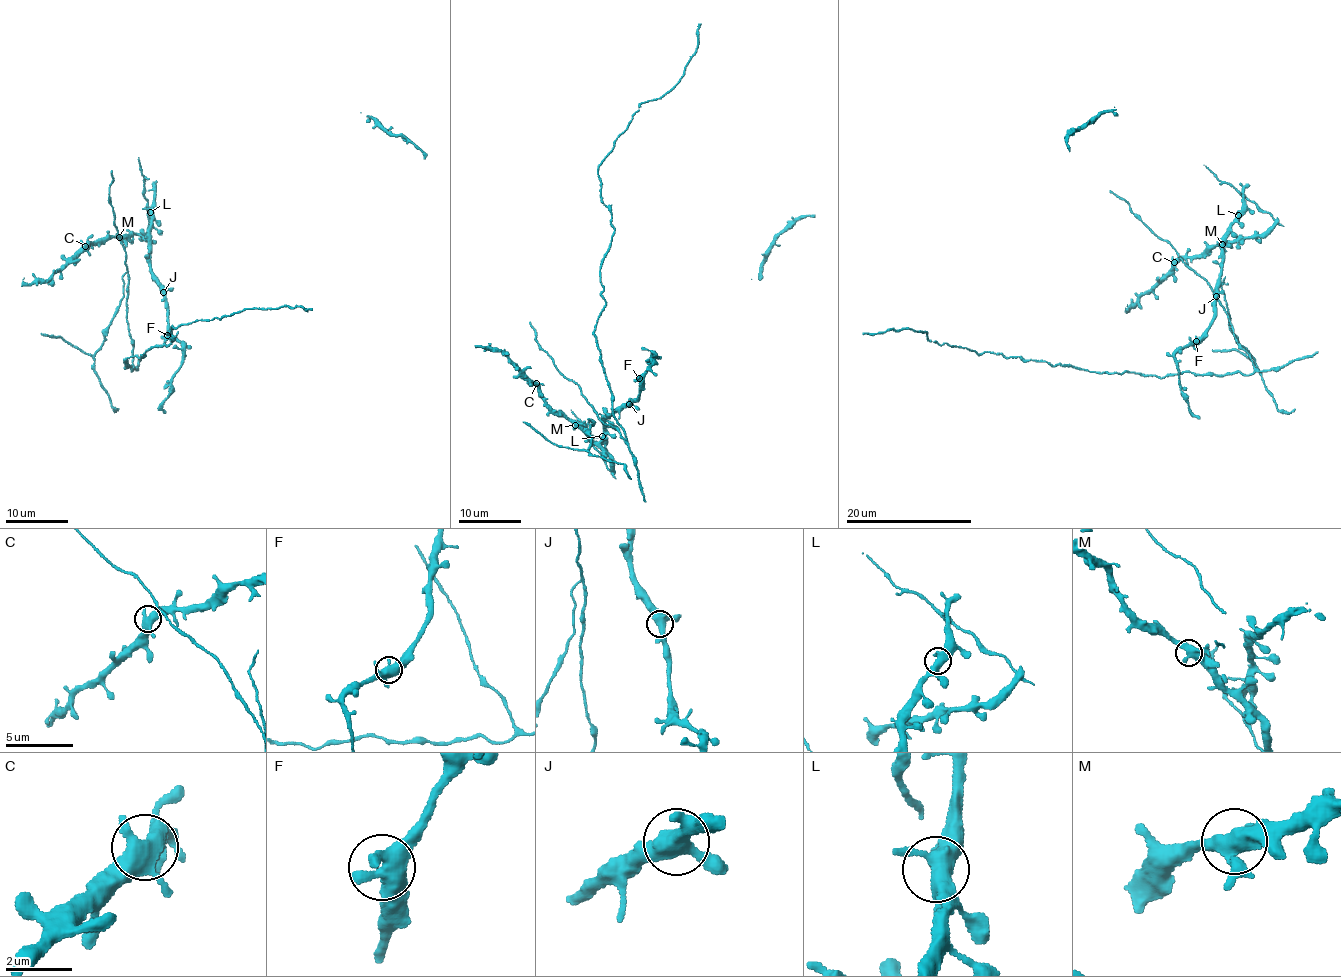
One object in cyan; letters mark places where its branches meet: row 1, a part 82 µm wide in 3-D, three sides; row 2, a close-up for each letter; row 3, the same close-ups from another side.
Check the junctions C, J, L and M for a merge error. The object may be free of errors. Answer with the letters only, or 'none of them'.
none of them

